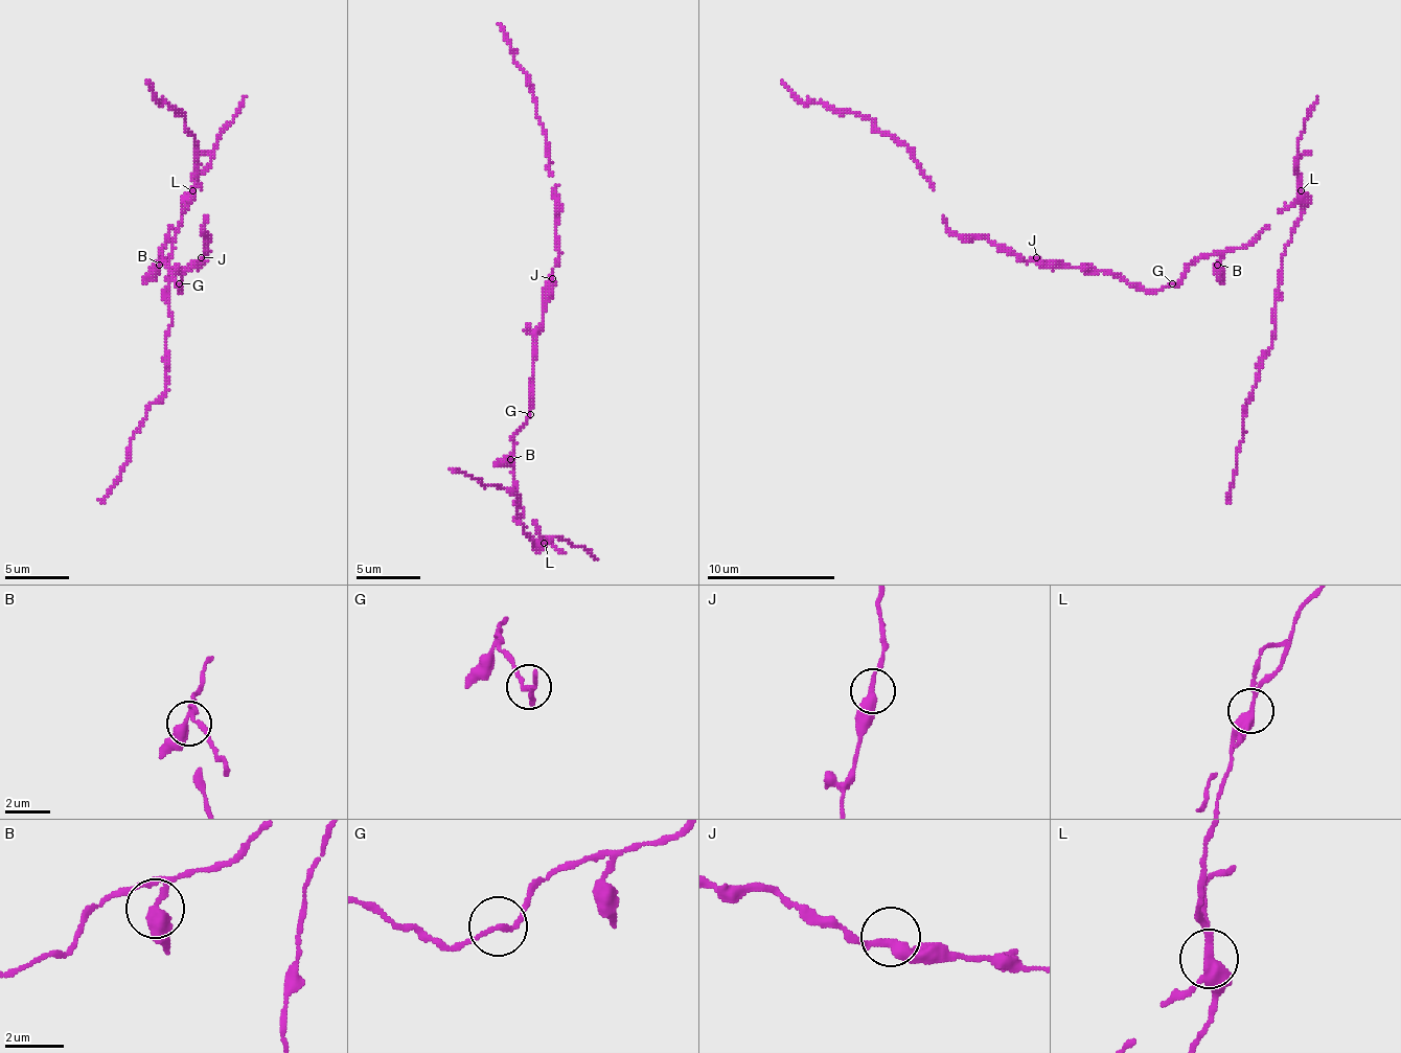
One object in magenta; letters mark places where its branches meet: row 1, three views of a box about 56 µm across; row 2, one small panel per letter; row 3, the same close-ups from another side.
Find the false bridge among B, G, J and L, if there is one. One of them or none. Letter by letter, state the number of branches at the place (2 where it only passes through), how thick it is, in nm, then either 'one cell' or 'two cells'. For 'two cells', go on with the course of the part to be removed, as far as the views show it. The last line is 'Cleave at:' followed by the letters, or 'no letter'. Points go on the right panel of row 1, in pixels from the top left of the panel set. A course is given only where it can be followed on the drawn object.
B: branches 3; calibre 300 nm; one cell
G: branches 2; calibre 140 nm; one cell
J: branches 2; calibre 320 nm; one cell
L: branches 3; calibre 320 nm; two cells; course (1301, 190), (1301, 219), (1282, 257), (1276, 335), (1253, 390), (1226, 500)
Cleave at: L

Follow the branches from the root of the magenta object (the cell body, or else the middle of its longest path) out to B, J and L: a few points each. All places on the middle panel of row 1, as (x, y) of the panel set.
B: (530, 417), (513, 433), (513, 459), (510, 462), (510, 459)
J: (530, 417), (533, 346), (536, 343), (536, 327), (543, 320), (543, 289), (552, 278)
L: (530, 417), (513, 433), (513, 485), (520, 507), (536, 524), (543, 543)

